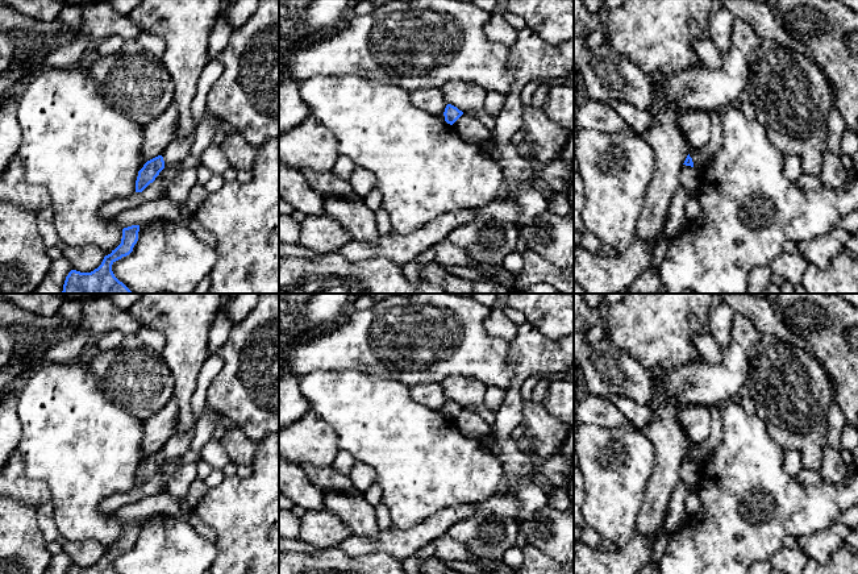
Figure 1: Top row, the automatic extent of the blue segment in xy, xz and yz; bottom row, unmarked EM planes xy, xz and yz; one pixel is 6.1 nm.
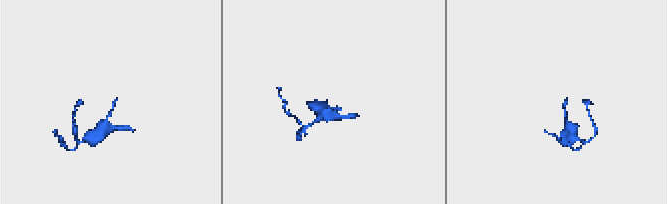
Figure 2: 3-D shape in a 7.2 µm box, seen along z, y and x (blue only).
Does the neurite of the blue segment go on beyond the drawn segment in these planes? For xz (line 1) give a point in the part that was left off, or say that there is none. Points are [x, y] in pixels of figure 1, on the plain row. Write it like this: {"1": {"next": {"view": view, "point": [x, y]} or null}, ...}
{"1": {"next": null}}

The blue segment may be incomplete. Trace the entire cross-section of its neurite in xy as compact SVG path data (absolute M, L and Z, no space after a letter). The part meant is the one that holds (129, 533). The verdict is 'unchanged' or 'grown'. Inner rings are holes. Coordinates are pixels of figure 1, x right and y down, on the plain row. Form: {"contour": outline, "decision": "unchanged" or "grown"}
{"contour": "M132 520L122 524L121 538L105 550L101 560L91 567L71 565L66 574L117 574L112 566L112 560L129 550L138 536L139 520Z", "decision": "unchanged"}

